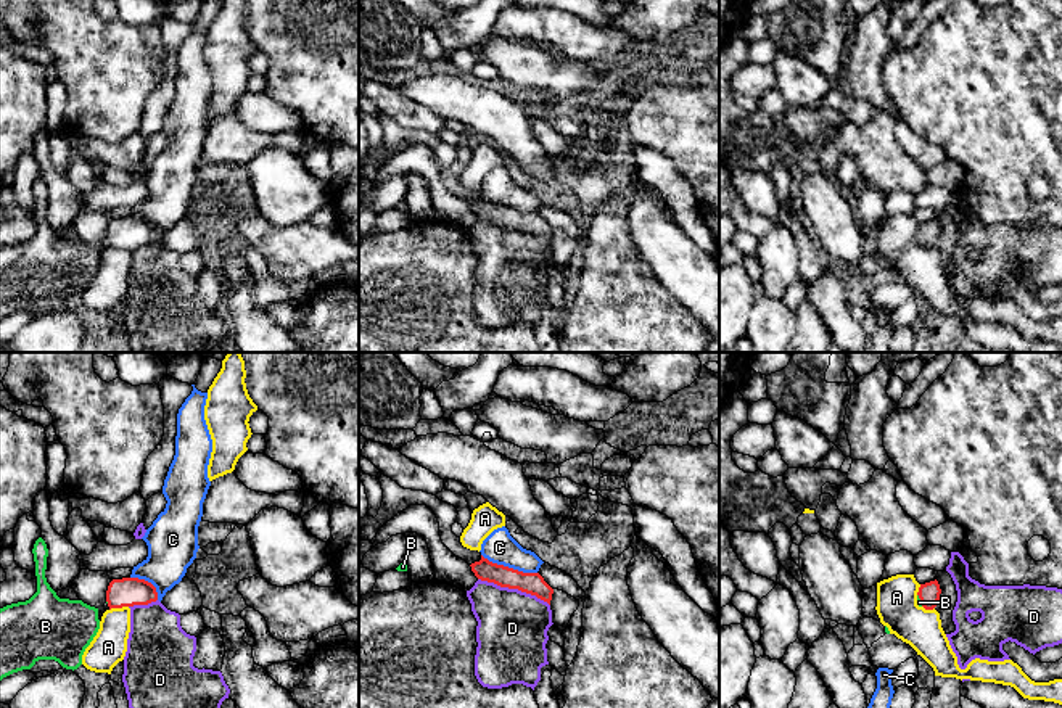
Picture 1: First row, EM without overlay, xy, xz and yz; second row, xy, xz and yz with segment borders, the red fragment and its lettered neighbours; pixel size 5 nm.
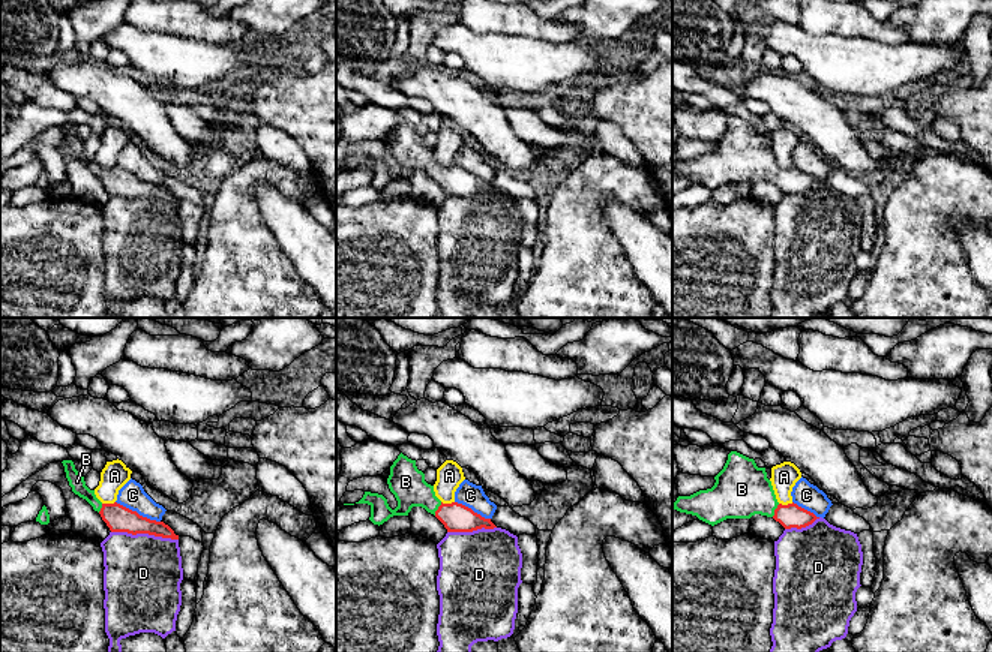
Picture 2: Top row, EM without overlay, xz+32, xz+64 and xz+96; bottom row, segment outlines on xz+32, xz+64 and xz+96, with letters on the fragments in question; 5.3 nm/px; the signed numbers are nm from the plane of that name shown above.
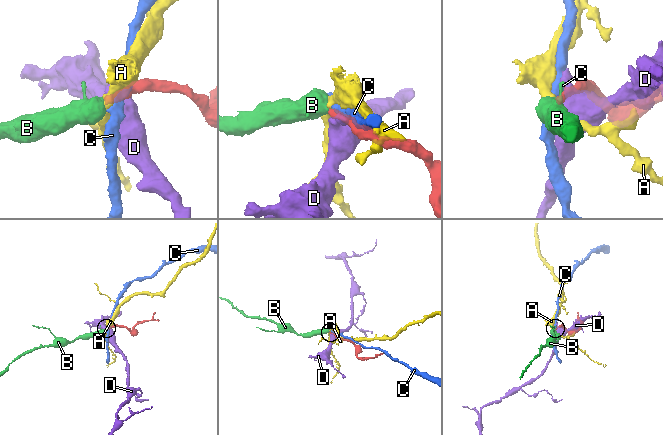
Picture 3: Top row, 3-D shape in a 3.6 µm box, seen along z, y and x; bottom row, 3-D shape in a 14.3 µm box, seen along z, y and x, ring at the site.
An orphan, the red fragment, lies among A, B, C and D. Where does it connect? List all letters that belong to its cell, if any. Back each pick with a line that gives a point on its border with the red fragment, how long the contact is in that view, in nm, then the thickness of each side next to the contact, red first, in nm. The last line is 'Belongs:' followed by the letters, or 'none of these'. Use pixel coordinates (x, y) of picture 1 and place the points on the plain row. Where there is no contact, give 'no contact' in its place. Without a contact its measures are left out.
B: yz (921, 240) | 70 nm | 110/20 nm
Belongs: B

